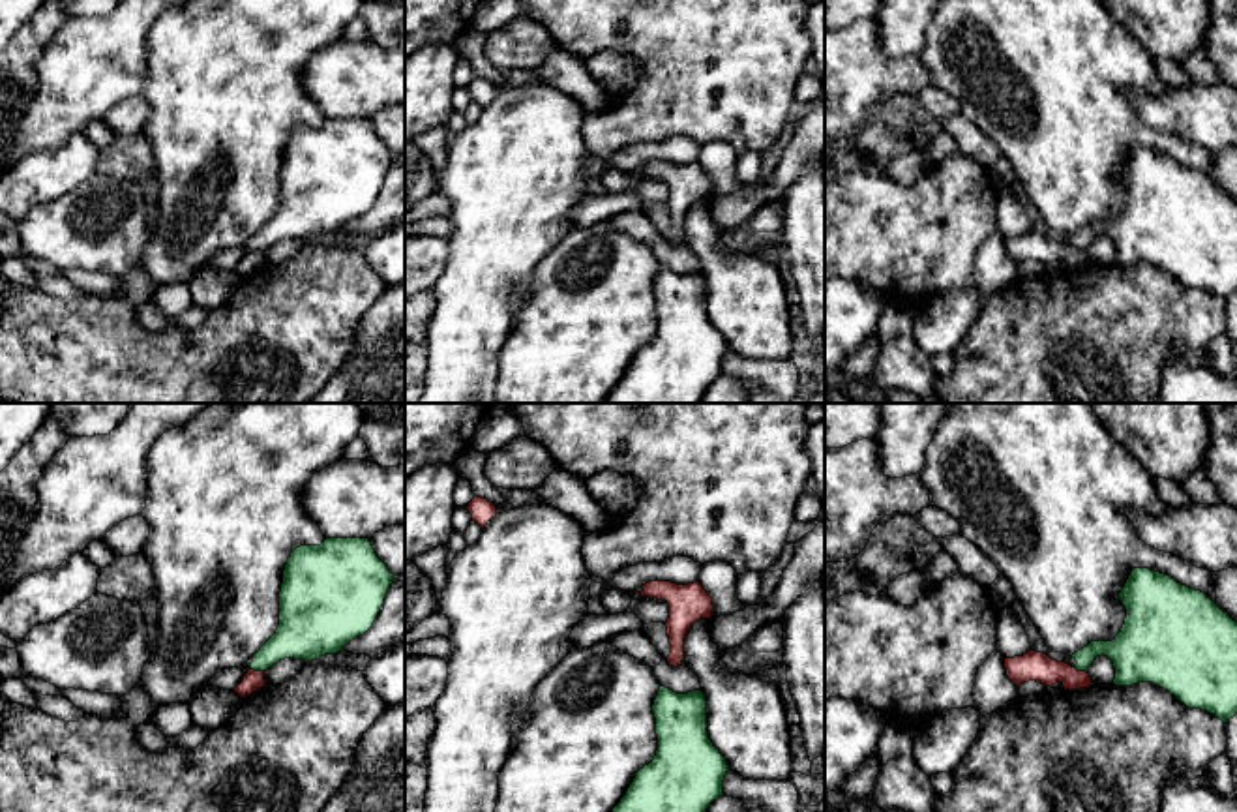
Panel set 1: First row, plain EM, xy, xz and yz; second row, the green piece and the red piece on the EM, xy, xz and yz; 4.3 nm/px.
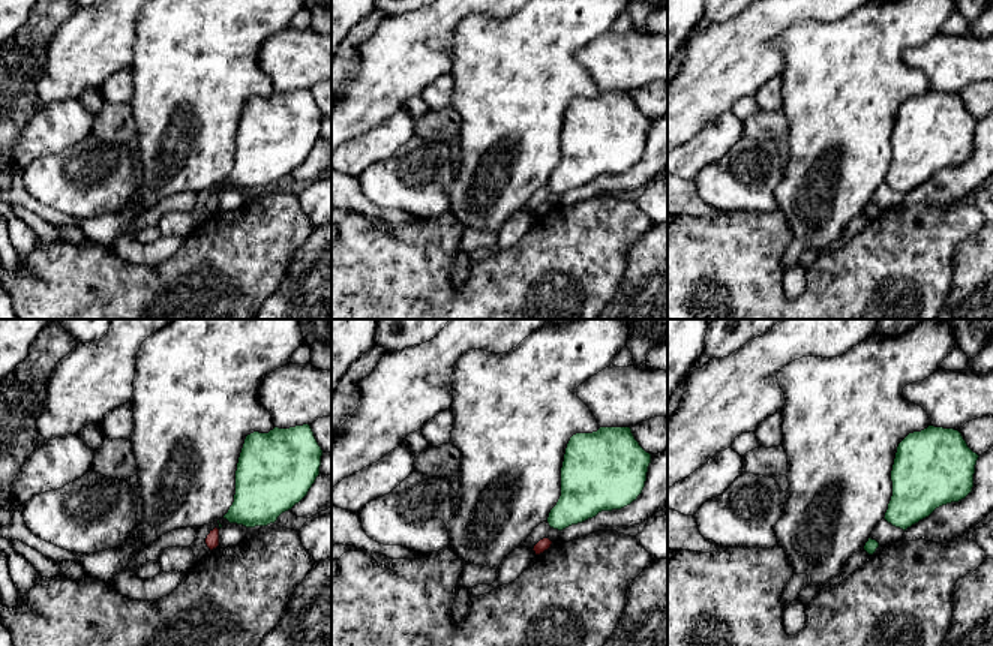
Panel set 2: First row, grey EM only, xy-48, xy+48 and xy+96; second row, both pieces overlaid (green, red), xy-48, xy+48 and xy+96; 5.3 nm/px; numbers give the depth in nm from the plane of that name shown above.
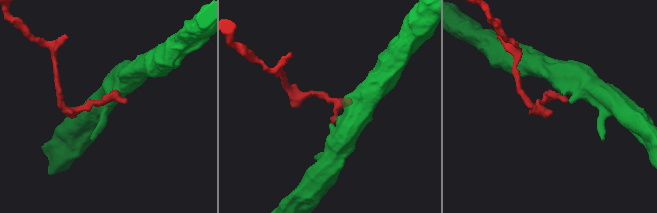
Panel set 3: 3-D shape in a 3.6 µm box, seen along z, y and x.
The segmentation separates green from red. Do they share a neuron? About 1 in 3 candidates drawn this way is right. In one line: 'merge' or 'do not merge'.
do not merge

